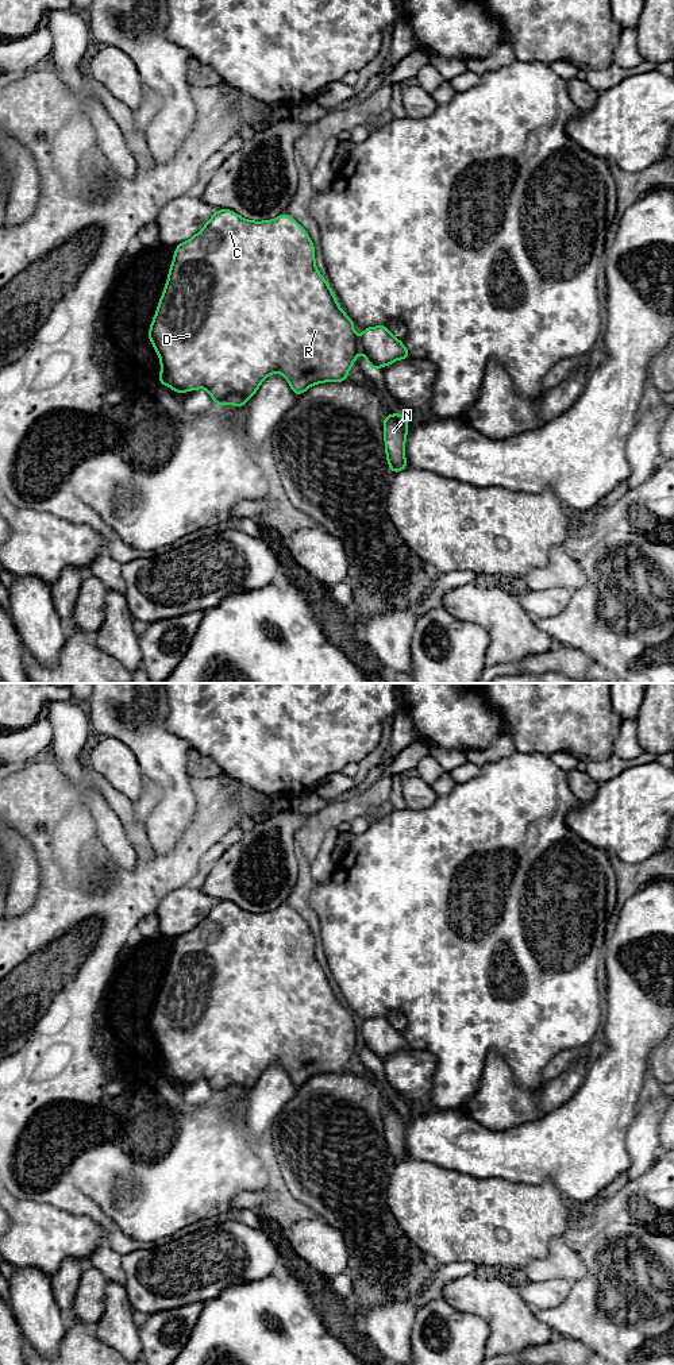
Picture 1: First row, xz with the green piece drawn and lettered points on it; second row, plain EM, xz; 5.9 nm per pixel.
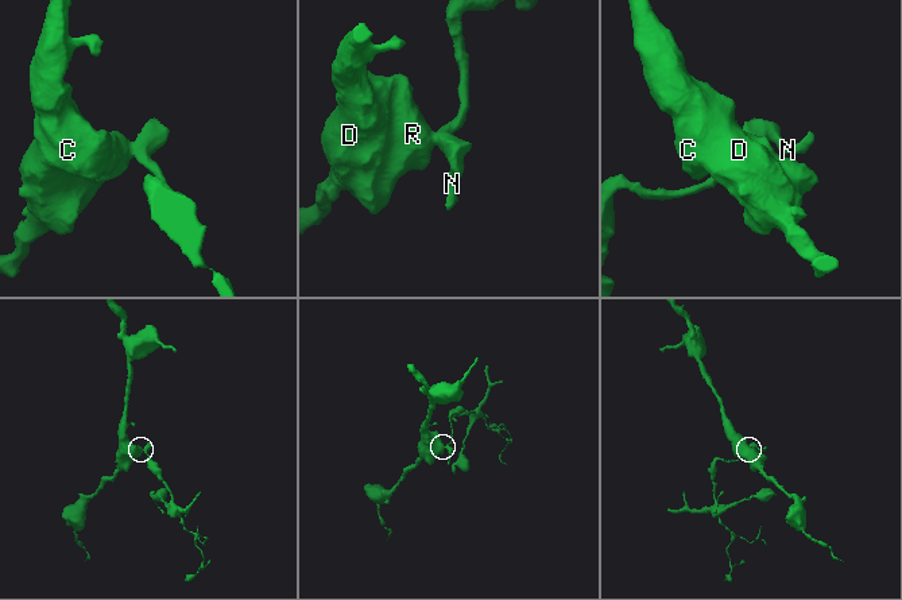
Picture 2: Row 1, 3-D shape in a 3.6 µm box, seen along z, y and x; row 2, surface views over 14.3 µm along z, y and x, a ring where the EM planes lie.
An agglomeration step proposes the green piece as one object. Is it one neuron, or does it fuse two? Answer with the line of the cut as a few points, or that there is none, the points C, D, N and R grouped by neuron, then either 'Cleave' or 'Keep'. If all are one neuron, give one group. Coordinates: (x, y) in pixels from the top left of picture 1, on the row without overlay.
Split along xz (358, 1030), (361, 1041). Groups: C D R / N. Cleave

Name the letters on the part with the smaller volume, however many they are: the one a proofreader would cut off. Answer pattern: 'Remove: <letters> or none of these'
Remove: N

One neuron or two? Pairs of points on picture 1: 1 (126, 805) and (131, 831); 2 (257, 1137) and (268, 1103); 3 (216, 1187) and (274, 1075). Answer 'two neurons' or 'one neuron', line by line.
1: one neuron
2: one neuron
3: two neurons

